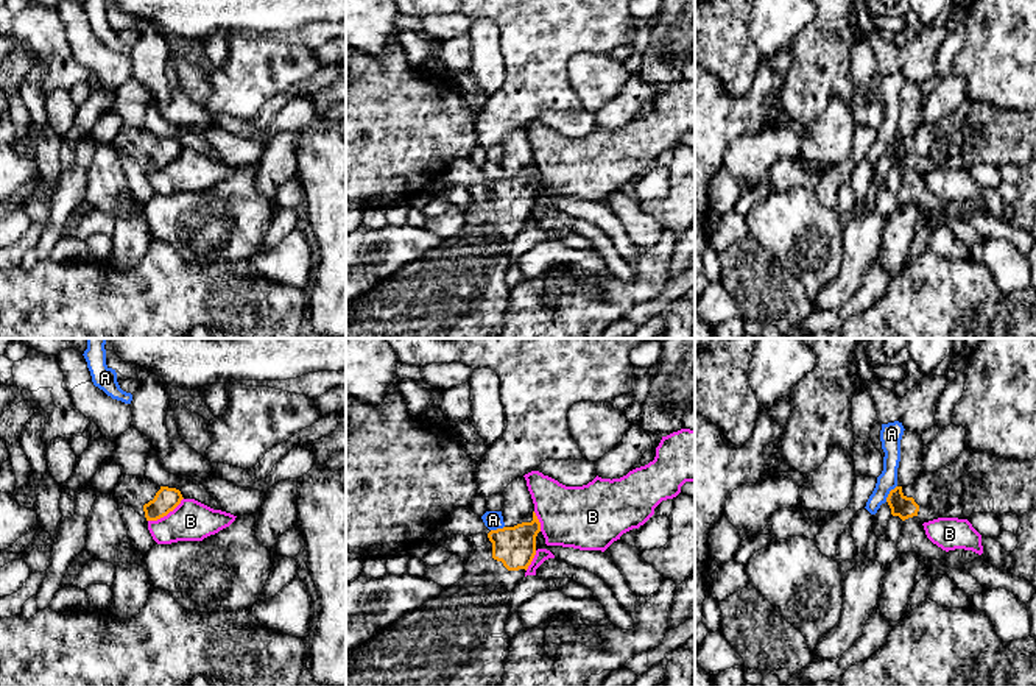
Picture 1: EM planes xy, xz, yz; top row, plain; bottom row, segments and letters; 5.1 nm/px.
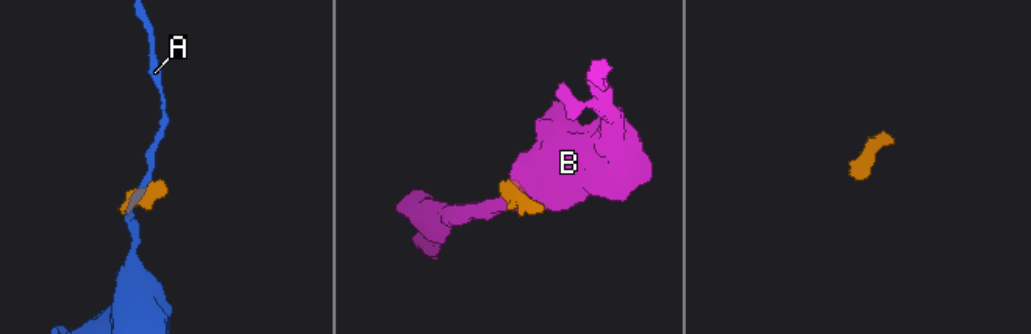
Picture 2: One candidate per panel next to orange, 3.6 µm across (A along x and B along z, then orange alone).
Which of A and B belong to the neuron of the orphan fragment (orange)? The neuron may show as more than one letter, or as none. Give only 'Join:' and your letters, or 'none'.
Join: none

